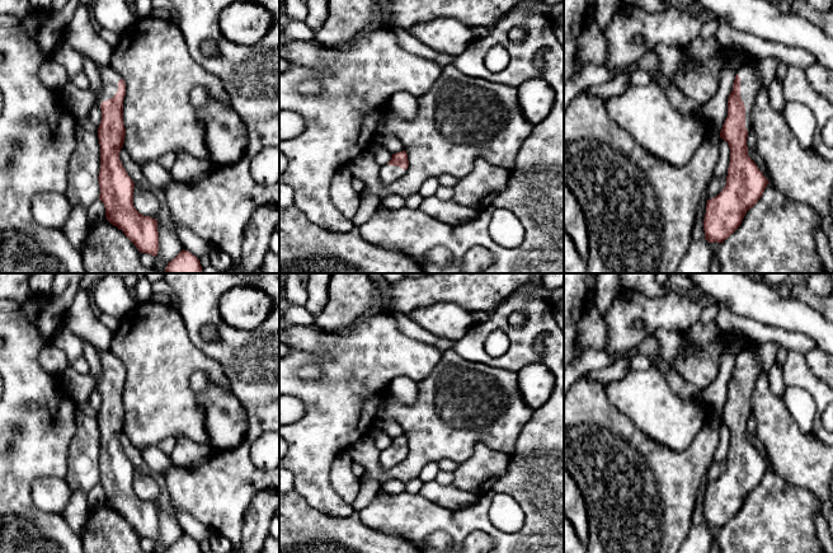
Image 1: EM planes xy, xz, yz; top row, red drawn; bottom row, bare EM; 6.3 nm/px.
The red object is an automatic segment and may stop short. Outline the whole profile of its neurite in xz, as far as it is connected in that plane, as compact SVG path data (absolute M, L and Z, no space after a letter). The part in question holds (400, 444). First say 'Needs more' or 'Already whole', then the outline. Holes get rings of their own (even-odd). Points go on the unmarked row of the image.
Needs more. M406 436L392 439L391 445L386 450L380 451L380 465L382 470L390 470L401 463L409 451Z

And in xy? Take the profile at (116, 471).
Needs more. M98 351L102 372L97 383L102 394L98 412L100 430L100 455L98 460L107 505L124 517L141 538L154 542L159 536L157 506L143 501L133 491L135 468L119 444L126 413L123 408L123 384L126 369L108 351Z

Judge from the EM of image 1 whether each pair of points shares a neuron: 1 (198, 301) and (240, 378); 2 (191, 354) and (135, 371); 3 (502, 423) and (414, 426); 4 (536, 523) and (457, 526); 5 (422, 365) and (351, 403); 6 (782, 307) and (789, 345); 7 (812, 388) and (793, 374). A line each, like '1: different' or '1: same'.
1: same
2: same
3: same
4: same
5: same
6: different
7: same

